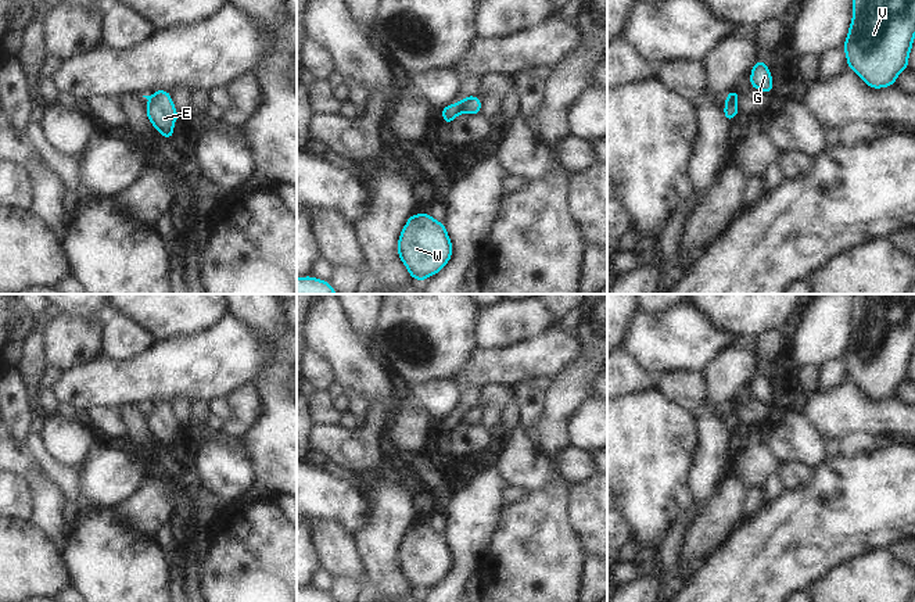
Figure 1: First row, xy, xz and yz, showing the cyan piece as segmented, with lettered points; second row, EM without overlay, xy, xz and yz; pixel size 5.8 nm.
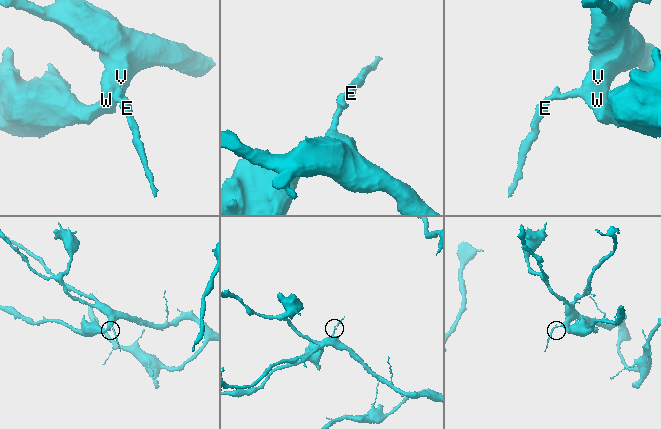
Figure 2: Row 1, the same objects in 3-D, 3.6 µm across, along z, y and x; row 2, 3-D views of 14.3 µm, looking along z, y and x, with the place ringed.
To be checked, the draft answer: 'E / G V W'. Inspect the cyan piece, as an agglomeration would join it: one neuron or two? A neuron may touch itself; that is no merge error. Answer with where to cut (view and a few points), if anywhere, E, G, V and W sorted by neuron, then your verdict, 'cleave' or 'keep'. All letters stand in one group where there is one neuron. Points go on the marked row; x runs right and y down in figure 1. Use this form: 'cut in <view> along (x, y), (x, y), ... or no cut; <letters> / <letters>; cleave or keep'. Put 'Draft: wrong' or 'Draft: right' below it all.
cut in xz along (458, 103), (462, 111); E / G V W; cleave
Draft: right

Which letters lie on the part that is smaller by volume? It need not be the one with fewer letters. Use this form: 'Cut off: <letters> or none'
Cut off: E

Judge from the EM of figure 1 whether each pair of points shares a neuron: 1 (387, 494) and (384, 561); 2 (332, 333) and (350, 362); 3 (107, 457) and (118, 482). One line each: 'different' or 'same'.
1: same
2: same
3: same

